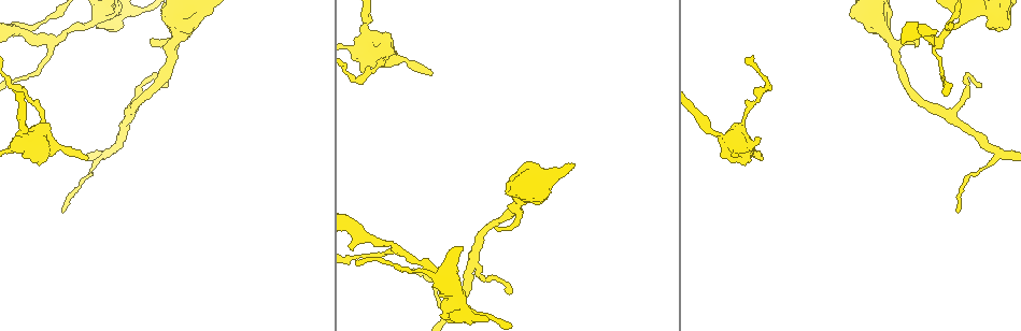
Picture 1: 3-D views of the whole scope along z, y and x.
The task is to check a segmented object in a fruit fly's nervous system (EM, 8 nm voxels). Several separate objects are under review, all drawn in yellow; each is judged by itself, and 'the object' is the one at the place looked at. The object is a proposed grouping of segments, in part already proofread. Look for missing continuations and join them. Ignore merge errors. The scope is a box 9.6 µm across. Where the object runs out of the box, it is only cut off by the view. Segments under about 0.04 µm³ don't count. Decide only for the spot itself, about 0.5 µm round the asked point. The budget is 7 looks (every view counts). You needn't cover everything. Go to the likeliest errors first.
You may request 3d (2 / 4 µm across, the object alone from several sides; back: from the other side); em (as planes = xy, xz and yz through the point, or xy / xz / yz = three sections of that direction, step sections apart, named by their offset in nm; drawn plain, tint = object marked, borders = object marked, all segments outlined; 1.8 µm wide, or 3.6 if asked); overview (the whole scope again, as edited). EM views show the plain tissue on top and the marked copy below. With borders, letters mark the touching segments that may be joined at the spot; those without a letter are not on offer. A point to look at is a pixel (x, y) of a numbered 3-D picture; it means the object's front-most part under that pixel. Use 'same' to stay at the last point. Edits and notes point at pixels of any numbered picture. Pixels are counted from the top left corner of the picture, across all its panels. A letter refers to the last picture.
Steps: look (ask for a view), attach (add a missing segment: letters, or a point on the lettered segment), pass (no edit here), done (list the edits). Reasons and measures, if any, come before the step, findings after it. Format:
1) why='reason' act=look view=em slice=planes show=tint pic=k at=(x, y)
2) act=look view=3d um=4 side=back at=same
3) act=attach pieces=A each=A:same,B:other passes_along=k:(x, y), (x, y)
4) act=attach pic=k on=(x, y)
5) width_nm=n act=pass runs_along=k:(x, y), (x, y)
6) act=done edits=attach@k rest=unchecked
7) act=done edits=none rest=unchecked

why='branch stops here' act=look view=3d um=4 pic=1 at=(762, 158)

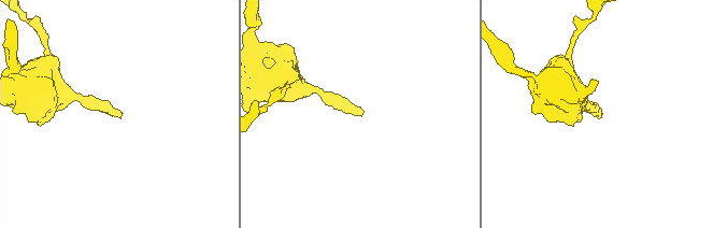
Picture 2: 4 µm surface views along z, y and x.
why='shape alone is not enough' act=look view=em slice=yz step=16 show=tint pic=2 at=(360, 113)

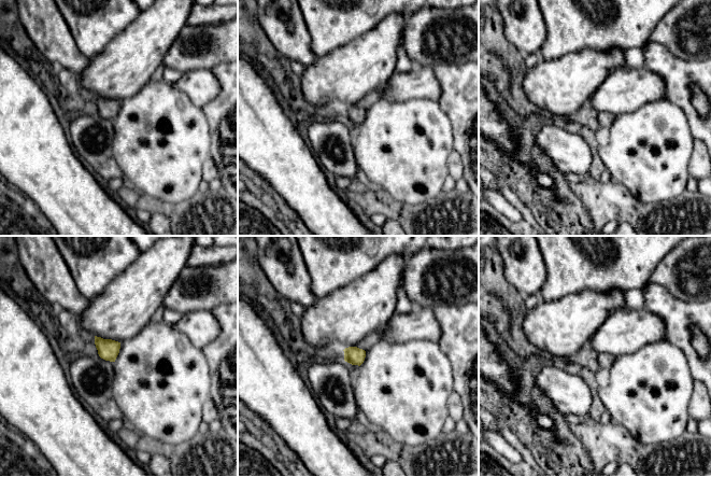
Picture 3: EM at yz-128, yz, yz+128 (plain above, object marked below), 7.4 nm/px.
act=look view=em slice=planes show=borders at=same

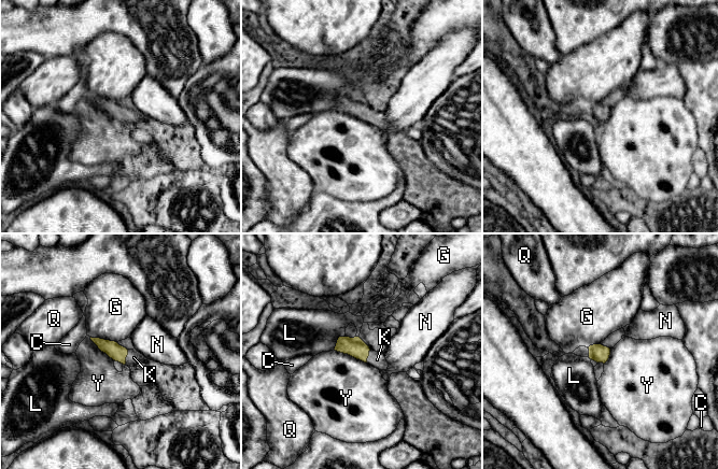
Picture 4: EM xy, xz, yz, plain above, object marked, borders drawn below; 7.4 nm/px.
act=attach pieces=K each=C:other,G:other,K:same,L:other,N:other,Q:other,Y:other passes_along=4:(113, 350), (126, 356), (134, 357) found='it goes on there'

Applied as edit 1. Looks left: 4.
why='calibre changes' act=look view=3d um=4 pic=1 at=(52, 45)

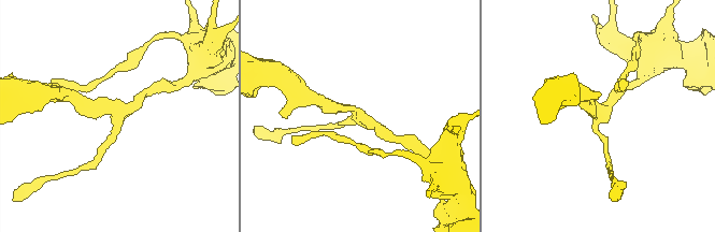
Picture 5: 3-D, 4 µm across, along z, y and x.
arms=3 act=look view=em slice=planes show=borders pic=5 at=(601, 115)

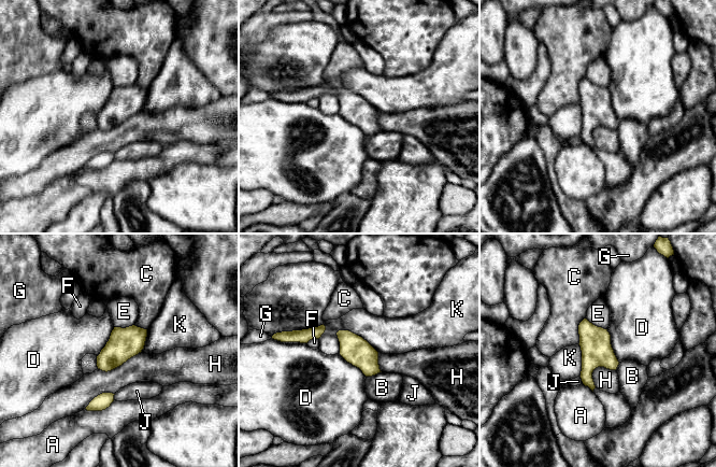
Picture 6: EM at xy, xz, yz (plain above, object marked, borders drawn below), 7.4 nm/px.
act=pass each=A:other,B:other,C:other,D:other,E:other,F:other,G:other,H:other,J:other,K:other border=6:(140, 352), (110, 370), (98, 369) found='none of them fits'

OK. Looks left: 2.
why='thick turns thin' act=look view=3d um=4 pic=1 at=(727, 142)

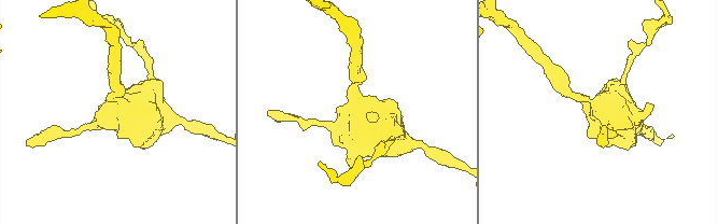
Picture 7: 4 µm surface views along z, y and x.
why='need the tissue' act=look view=em um=3.6 slice=planes show=borders pic=7 at=(362, 109)

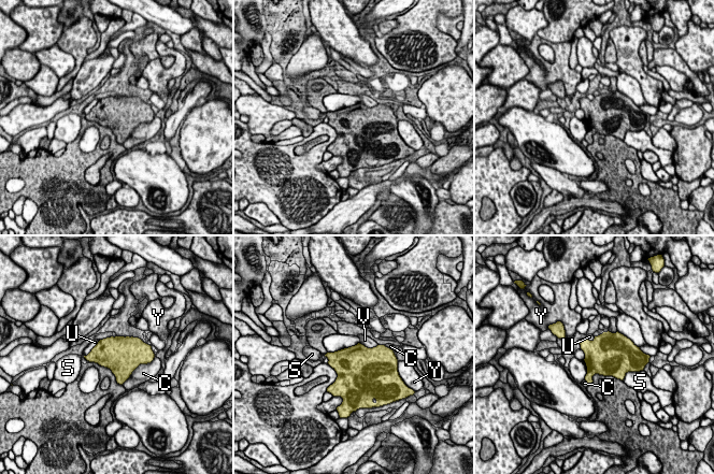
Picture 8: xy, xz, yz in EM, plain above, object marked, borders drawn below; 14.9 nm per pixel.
width_nm=550 act=pass each=C:other,S:other,U:other,V:other,Y:other border=8:(359, 342), (368, 347), (377, 345) found='no lettered segment goes on from it'

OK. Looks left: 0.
act=done edits=attach@4 rest=unchecked

